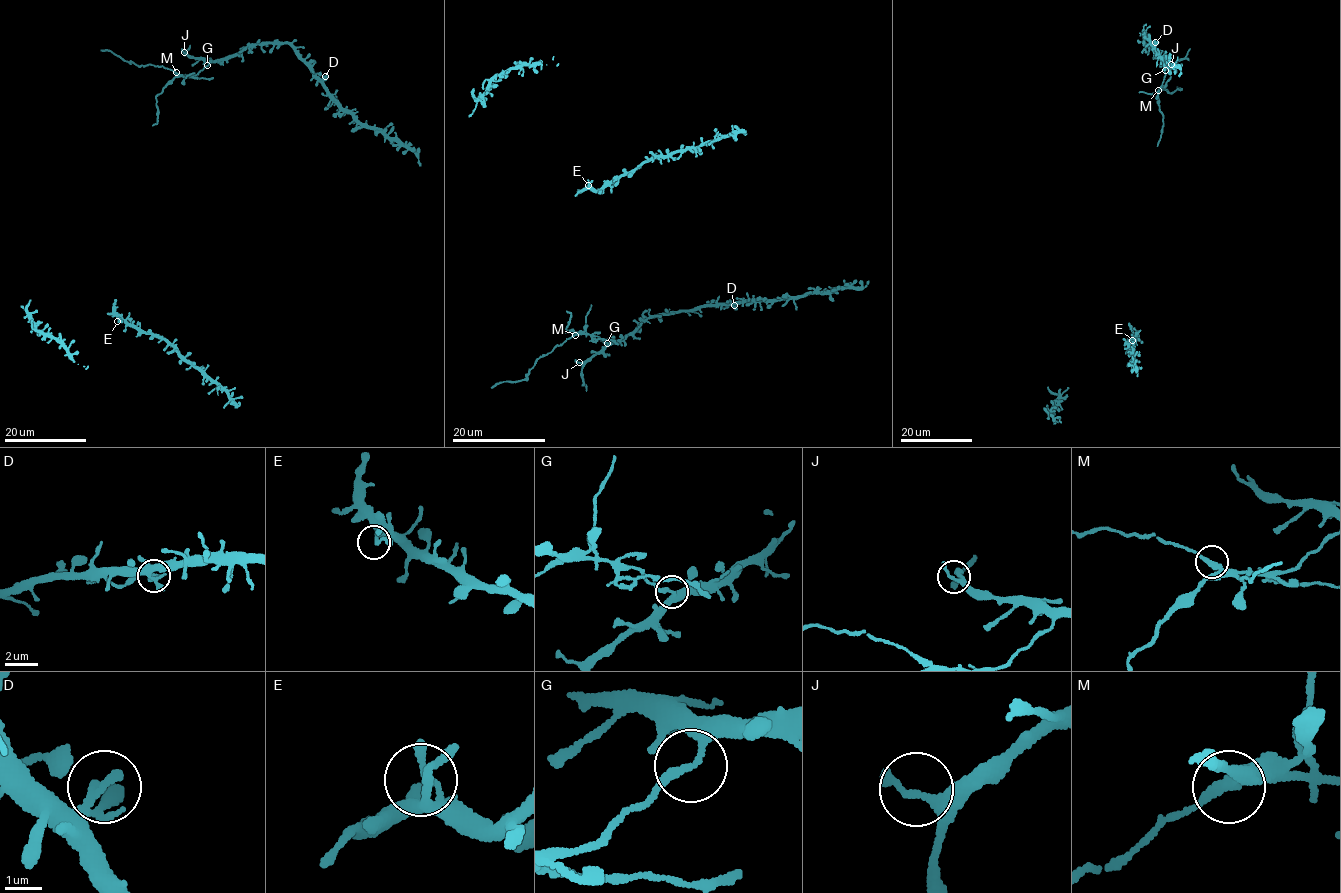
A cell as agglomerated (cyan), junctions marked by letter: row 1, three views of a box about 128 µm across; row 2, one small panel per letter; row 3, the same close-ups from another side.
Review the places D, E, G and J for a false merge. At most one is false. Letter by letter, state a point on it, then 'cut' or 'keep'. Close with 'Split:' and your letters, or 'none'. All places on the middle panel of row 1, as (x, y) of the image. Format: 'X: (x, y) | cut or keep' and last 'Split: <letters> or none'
D: (734, 305) | keep
E: (588, 185) | keep
G: (607, 343) | cut
J: (579, 362) | keep
Split: G

